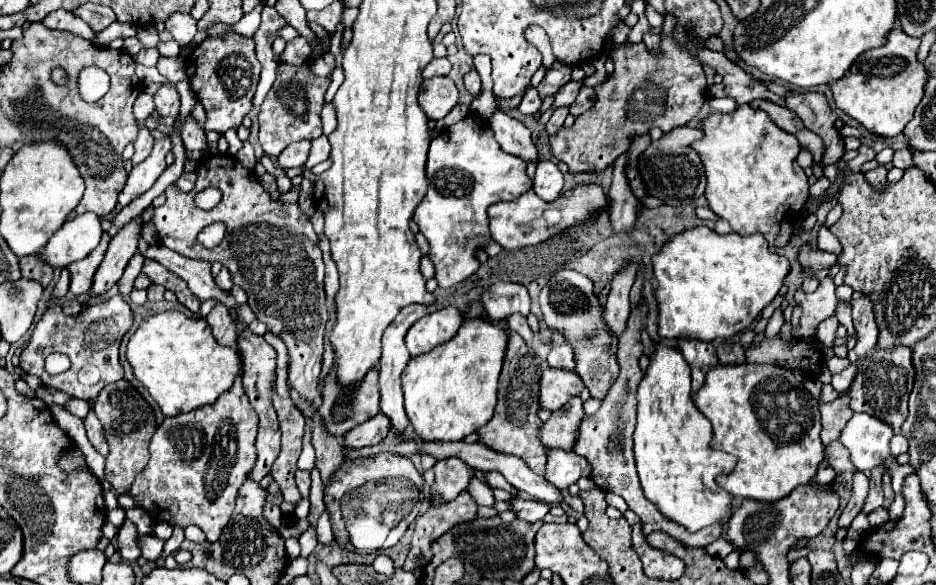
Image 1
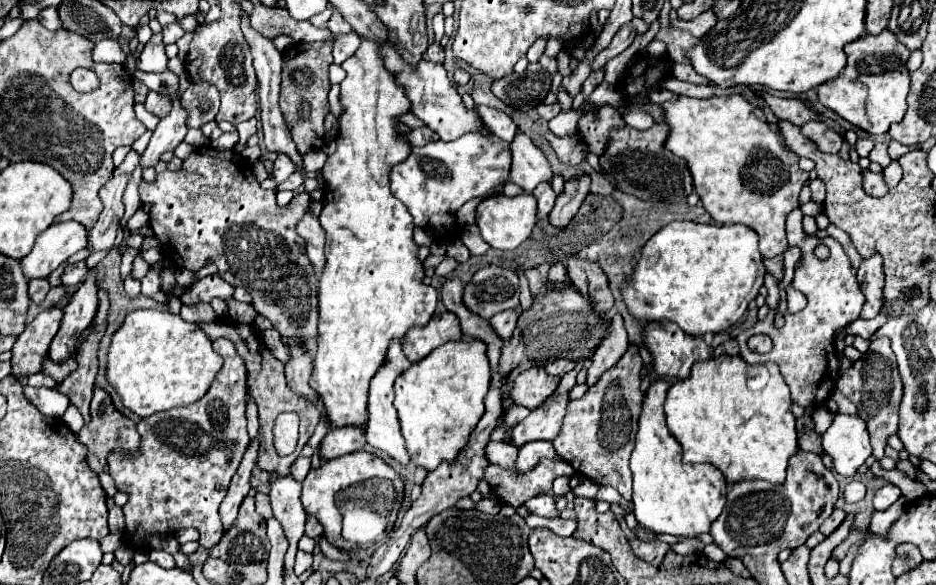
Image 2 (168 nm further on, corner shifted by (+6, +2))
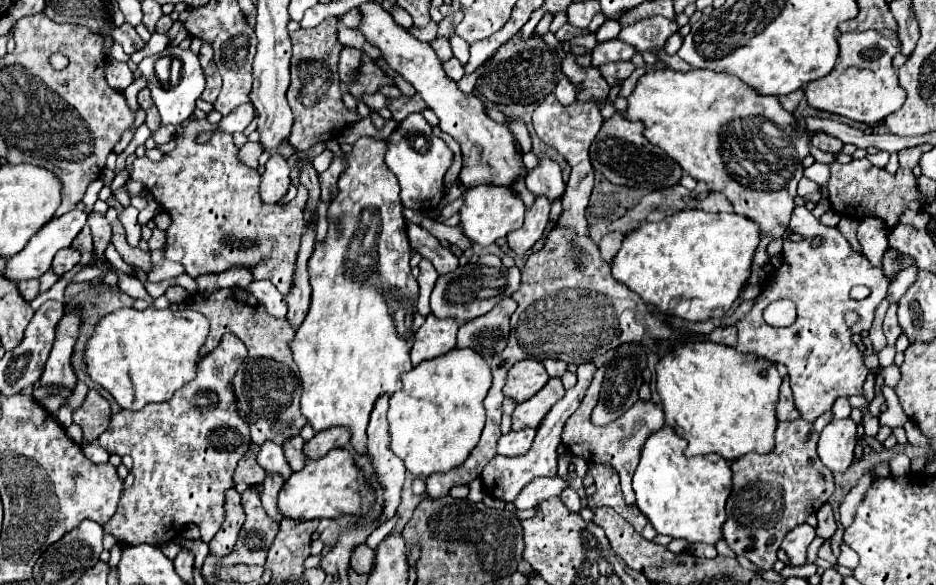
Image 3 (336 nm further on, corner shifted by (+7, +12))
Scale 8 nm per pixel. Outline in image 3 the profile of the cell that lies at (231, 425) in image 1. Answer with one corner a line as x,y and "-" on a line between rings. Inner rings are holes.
225,333
219,345
201,359
197,367
197,377
187,383
173,399
165,403
149,403
139,411
119,411
113,415
109,429
99,437
99,445
109,455
129,455
133,459
135,481
123,491
117,513
105,523
105,533
111,533
123,545
165,545
167,535
183,529
187,523
197,523
201,529
201,539
209,543
223,523
223,499
225,491
233,485
233,471
239,459
247,453
251,445
249,427
237,411
237,399
233,393
233,377
243,365
247,355
245,345
233,333

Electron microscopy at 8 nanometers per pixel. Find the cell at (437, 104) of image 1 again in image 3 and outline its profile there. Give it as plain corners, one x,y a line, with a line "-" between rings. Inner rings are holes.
367,1
359,5
359,13
361,13
361,25
359,31
365,35
367,43
377,47
381,51
381,59
389,65
391,71
395,71
397,75
401,75
405,81
409,81
417,93
423,97
423,101
427,103
427,107
439,117
439,129
449,133
459,145
461,145
461,153
463,153
463,169
461,169
461,183
465,187
477,187
481,183
491,183
491,185
503,185
503,187
511,187
511,183
519,177
525,175
527,171
523,169
523,161
521,157
515,153
515,145
513,145
513,133
505,127
495,123
487,113
485,113
485,103
471,93
463,93
457,83
453,79
449,79
443,71
443,63
437,57
437,53
433,51
433,47
429,43
421,43
419,39
413,39
413,35
409,35
409,31
405,27
401,27
399,23
395,23
393,15
389,11
385,11
381,7
381,3
375,1

